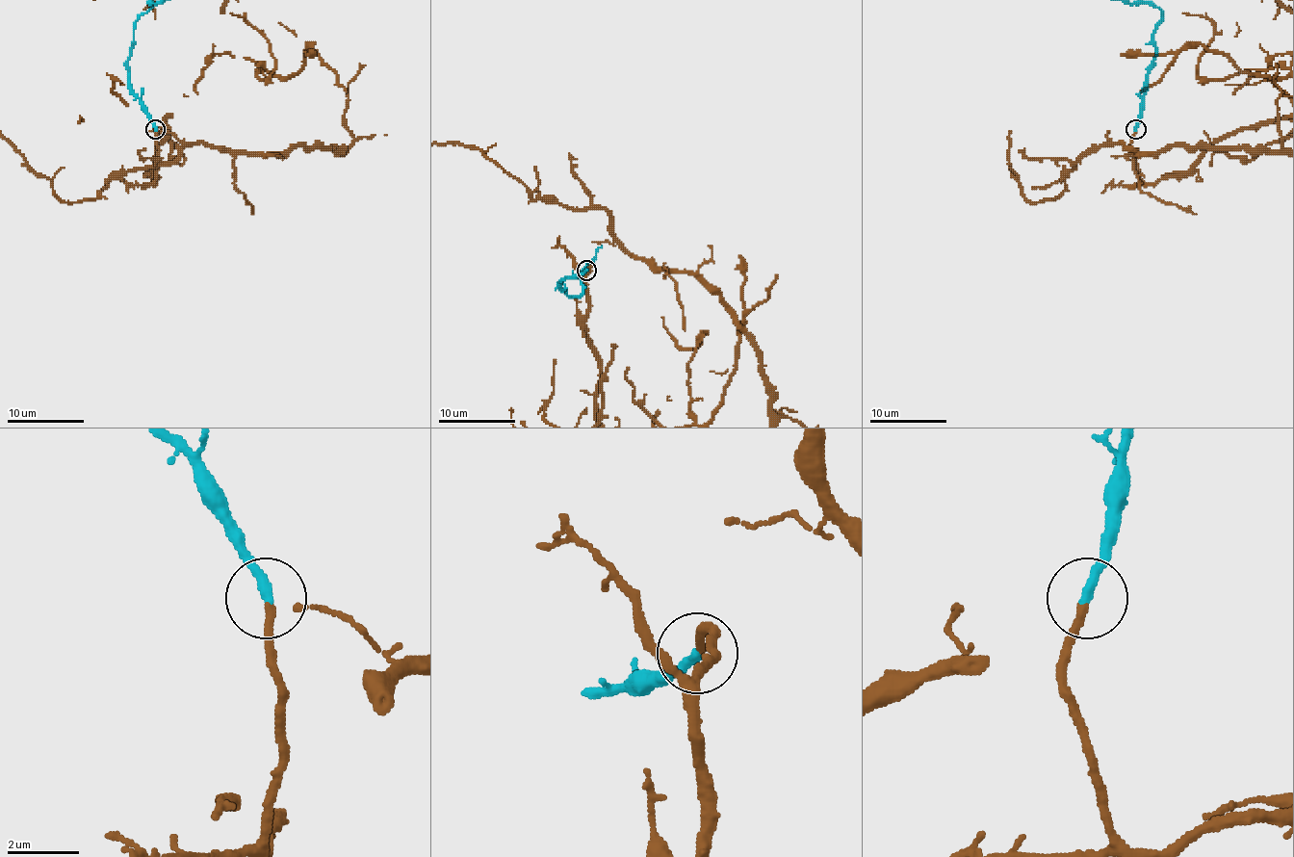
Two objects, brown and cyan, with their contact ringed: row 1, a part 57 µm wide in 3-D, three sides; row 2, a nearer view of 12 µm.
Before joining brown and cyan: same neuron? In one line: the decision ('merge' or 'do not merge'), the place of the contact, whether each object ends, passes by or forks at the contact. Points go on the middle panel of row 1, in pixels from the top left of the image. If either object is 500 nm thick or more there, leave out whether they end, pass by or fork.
merge; at (586, 270); brown ends there; cyan ends there

